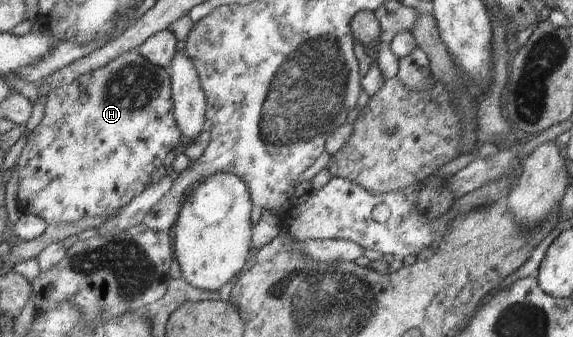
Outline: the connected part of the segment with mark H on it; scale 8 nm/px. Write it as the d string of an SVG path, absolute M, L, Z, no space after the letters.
M139 49L131 50L122 56L112 60L110 64L106 64L104 68L98 68L94 72L88 72L84 76L80 76L76 82L67 84L56 88L56 90L49 91L46 96L46 103L44 104L44 115L39 125L32 130L27 137L26 144L23 147L21 156L17 162L17 169L19 174L19 193L17 208L21 215L25 213L40 216L46 220L49 226L56 226L60 223L70 224L78 222L86 216L91 217L109 217L113 212L119 211L127 204L133 202L137 196L146 192L153 183L153 174L160 168L166 160L166 156L170 154L171 150L175 150L180 144L187 144L193 142L198 138L204 130L204 122L206 122L206 113L208 108L208 101L206 93L202 90L201 76L198 76L198 69L196 64L186 51L178 52L172 66L169 69L162 68L157 64L152 64L150 60L141 55Z

